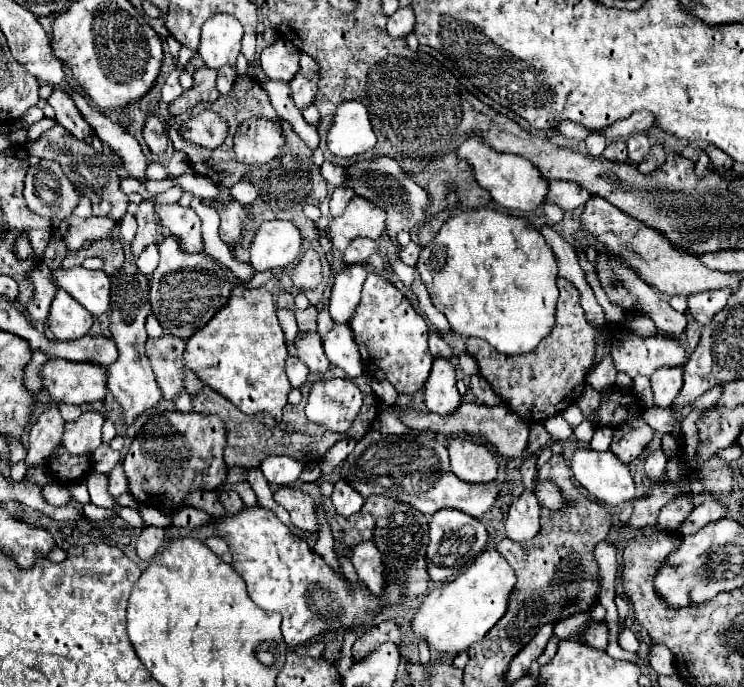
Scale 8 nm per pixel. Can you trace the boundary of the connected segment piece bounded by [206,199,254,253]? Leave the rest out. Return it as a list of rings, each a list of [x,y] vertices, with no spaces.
[[[232,199],[226,205],[220,205],[218,201],[208,201],[206,205],[214,207],[220,215],[220,239],[230,247],[230,251],[234,253],[234,247],[240,243],[242,233],[246,229],[246,225],[252,221],[252,211],[248,209],[248,205],[242,205],[240,201]]]

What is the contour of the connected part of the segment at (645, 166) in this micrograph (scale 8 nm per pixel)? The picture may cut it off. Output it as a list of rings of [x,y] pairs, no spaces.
[[[654,145],[650,149],[650,153],[646,155],[646,159],[638,165],[638,171],[642,171],[644,175],[650,175],[650,171],[654,171],[656,167],[660,167],[665,162],[666,154],[662,145]]]

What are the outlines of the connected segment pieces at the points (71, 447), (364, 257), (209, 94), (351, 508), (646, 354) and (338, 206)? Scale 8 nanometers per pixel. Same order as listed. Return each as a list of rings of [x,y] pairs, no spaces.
[[[82,413],[76,423],[66,423],[62,447],[72,455],[92,455],[100,445],[102,423],[100,413]]]
[[[354,239],[348,249],[344,251],[344,261],[354,265],[354,263],[368,263],[370,255],[374,255],[378,249],[378,241],[374,239]]]
[[[200,67],[194,73],[194,87],[184,91],[180,95],[180,99],[176,99],[174,103],[168,105],[168,111],[178,117],[184,111],[192,109],[198,103],[214,103],[218,99],[218,89],[216,89],[216,71],[208,69],[208,67]]]
[[[338,481],[334,485],[332,505],[336,509],[336,515],[350,517],[350,515],[354,515],[354,513],[360,511],[360,507],[364,505],[364,497],[358,495],[346,481]]]
[[[626,333],[618,335],[616,343],[612,343],[612,359],[616,369],[630,377],[650,377],[660,367],[682,367],[686,363],[686,351],[682,341],[666,335],[642,339]]]
[[[336,187],[330,197],[330,213],[334,217],[338,217],[352,197],[354,197],[354,191],[350,187]]]

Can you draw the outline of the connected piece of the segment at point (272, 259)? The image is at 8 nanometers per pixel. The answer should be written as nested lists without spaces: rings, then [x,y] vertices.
[[[270,221],[264,223],[252,241],[250,265],[256,271],[272,267],[286,267],[298,261],[302,251],[302,235],[292,221]]]

